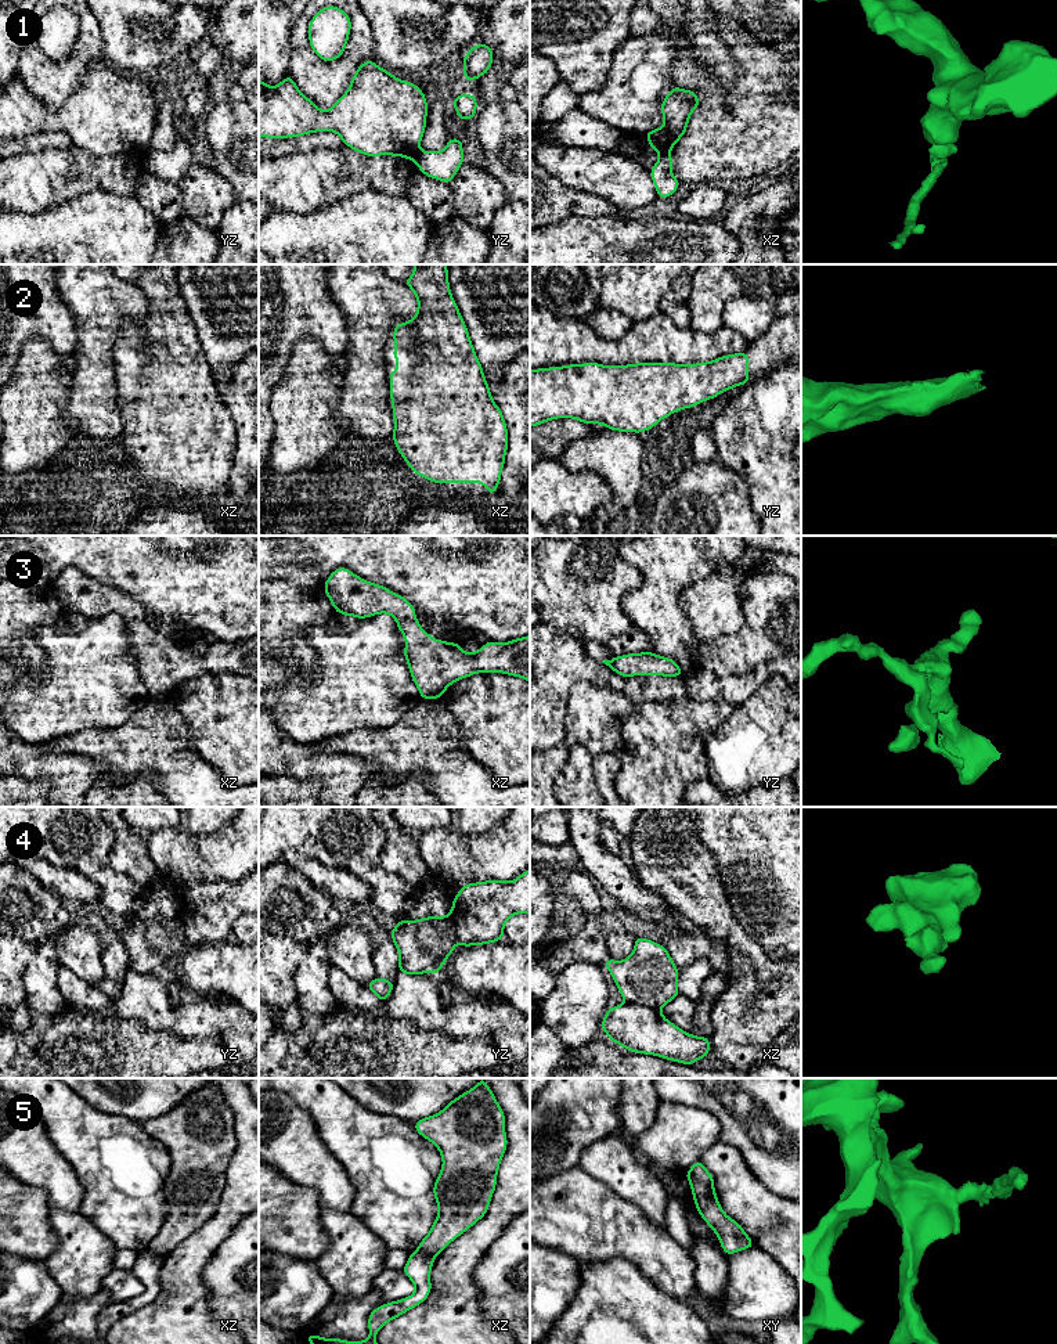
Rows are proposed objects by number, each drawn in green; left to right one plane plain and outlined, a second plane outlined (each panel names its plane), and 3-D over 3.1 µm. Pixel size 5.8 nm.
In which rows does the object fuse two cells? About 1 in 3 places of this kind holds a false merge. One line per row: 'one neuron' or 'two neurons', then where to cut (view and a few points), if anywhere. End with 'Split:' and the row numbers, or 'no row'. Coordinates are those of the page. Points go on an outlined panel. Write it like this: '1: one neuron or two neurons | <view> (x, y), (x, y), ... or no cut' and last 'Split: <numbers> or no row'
1: two neurons | yz (419, 151), (414, 161)
2: one neuron | no cut
3: one neuron | no cut
4: two neurons | xz (627, 1002), (646, 1005), (659, 1011)
5: two neurons | xz (418, 1249), (433, 1257)
Split: 1, 4, 5

